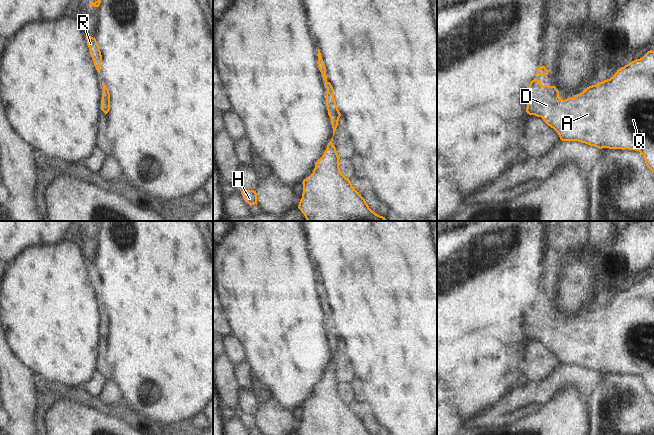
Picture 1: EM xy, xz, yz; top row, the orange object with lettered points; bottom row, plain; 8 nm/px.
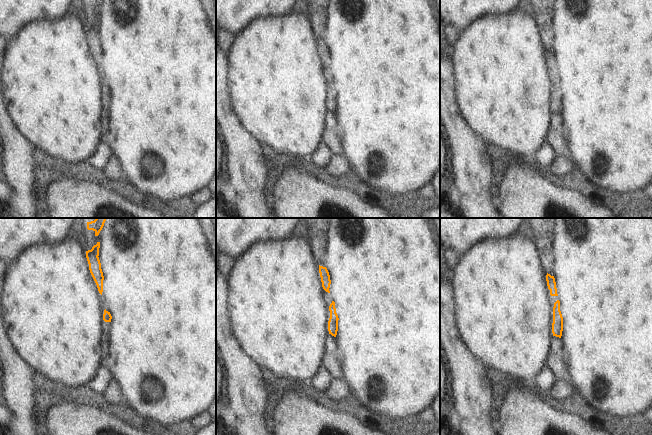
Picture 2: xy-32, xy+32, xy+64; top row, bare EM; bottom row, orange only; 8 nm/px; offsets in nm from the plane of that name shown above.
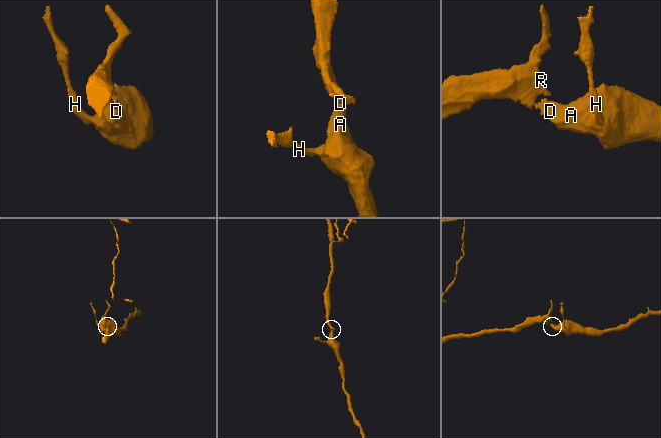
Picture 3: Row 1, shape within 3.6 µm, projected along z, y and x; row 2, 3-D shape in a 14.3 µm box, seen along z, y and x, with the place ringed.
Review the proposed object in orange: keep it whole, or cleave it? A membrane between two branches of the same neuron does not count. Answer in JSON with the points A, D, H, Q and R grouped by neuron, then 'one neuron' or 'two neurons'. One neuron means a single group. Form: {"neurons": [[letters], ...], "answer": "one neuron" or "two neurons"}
{"neurons": [["A", "D", "H", "Q", "R"]], "answer": "one neuron"}

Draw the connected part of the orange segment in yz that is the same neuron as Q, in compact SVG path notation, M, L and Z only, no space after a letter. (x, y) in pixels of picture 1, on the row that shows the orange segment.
M648 51L642 58L618 69L610 79L587 87L573 98L563 100L555 86L543 86L540 80L534 79L523 92L521 100L527 102L527 114L541 117L558 133L562 141L578 141L599 149L639 151L646 166L654 172L654 51Z

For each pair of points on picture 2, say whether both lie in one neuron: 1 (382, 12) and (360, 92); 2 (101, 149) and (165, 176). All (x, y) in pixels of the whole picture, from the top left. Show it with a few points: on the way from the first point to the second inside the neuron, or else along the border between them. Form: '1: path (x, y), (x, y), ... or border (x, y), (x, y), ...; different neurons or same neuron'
1: path (382, 32), (382, 70), (380, 72); same neuron
2: border (102, 140), (113, 153); different neurons

